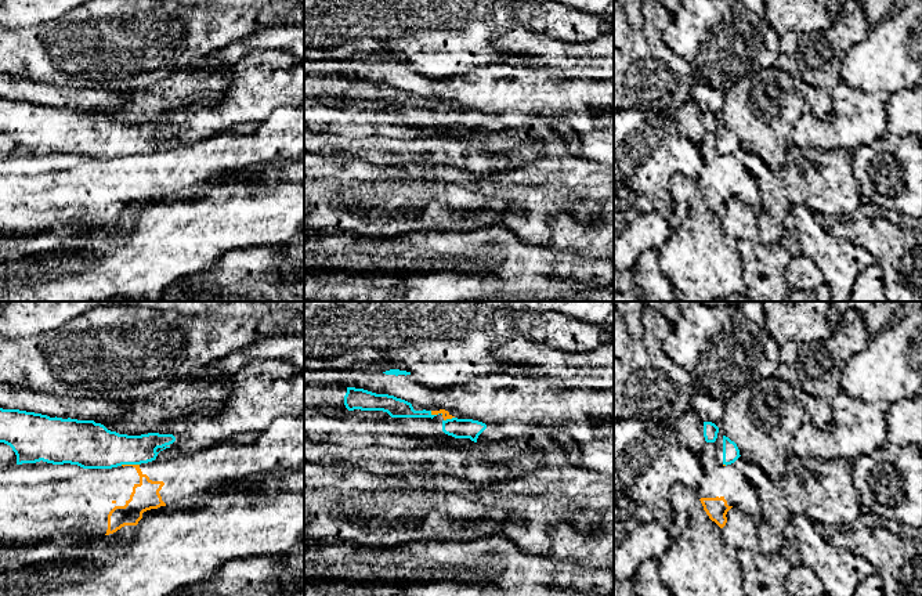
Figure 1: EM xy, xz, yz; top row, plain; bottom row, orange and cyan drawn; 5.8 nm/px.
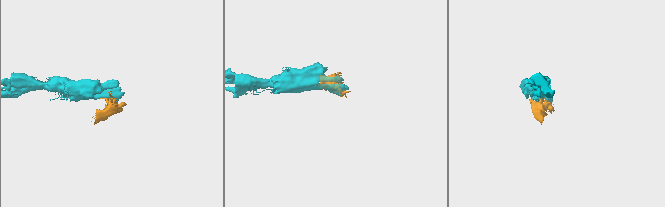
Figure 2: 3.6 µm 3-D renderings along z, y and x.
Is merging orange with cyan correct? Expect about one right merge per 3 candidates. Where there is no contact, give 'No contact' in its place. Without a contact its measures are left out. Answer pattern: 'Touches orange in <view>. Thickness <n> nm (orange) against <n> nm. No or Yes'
Touches orange in xy. Thickness 160 nm (orange) against 280 nm. No

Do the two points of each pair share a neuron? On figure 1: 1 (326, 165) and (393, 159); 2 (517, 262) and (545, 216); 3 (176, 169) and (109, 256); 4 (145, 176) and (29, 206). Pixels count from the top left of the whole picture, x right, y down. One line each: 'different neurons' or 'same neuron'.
1: different neurons
2: different neurons
3: different neurons
4: same neuron

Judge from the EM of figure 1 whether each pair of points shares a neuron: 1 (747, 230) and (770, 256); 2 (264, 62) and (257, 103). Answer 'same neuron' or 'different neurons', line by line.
1: same neuron
2: same neuron

